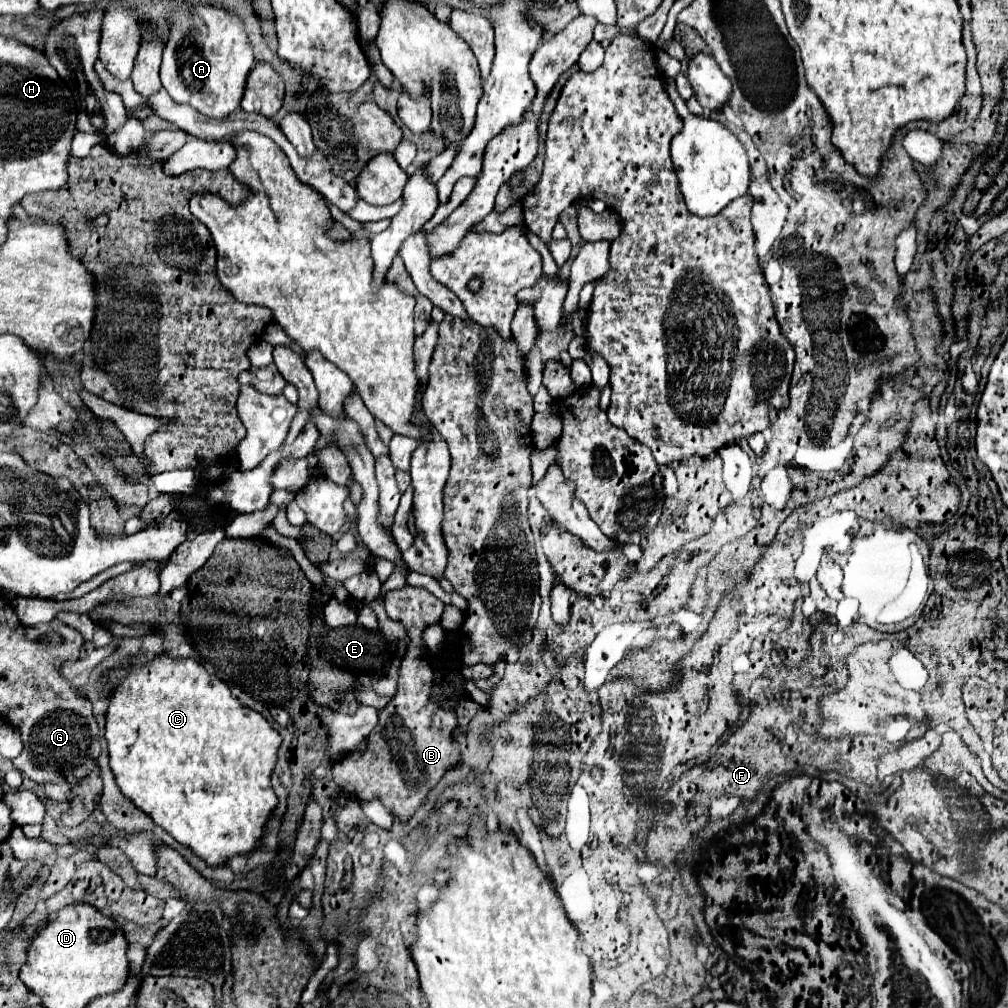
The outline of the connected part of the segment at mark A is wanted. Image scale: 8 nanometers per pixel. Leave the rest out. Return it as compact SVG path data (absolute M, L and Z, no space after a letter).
M183 6L183 14L173 20L169 42L163 48L161 84L177 104L189 104L207 118L225 120L239 108L253 66L255 66L255 58L247 44L247 34L243 30L243 22L239 16L213 6L197 6L193 10Z

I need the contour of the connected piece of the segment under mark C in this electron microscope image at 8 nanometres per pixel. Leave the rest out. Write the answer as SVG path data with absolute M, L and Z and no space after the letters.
M155 656L153 660L147 660L147 664L135 664L125 662L123 668L113 670L109 674L113 680L119 680L109 696L109 714L105 724L105 738L109 740L109 756L111 756L111 768L117 780L117 786L121 792L135 802L137 808L141 808L151 820L167 830L179 844L189 846L207 866L215 868L219 864L227 864L233 856L247 856L263 846L263 836L267 830L267 822L271 820L273 810L277 808L279 800L271 786L271 776L275 770L275 764L279 760L279 746L283 742L281 734L271 728L271 724L255 710L241 706L237 698L231 696L231 690L225 682L221 682L217 676L209 674L201 664L197 664L191 658L169 658L169 656Z

